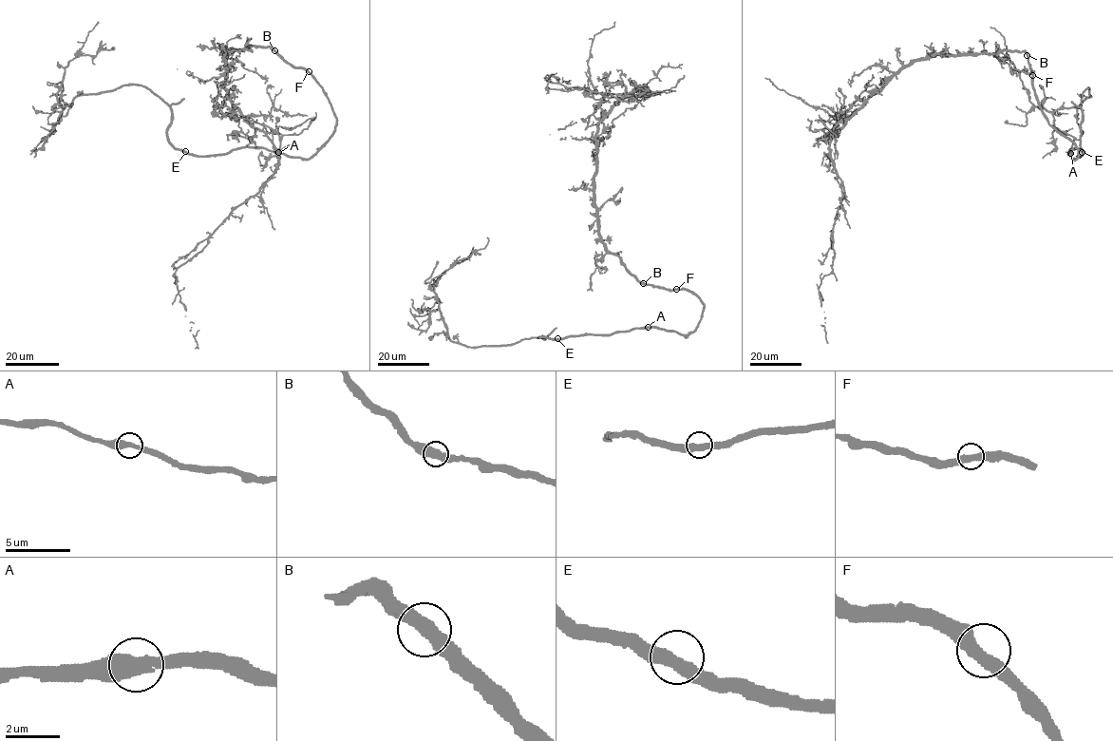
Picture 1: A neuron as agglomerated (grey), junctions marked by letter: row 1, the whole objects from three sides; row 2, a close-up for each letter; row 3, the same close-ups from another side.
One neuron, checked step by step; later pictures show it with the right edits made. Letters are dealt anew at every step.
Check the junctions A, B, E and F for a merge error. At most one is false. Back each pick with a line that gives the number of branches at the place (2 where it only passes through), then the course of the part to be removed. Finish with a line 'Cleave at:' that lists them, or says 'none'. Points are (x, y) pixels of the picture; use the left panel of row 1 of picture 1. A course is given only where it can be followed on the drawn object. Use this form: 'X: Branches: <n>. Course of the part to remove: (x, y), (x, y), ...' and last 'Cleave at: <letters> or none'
Cleave at: none

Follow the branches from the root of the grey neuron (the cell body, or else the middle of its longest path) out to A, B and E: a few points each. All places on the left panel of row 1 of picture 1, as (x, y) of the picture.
A: (307, 72), (329, 101), (336, 120), (334, 130), (309, 159), (278, 152)
B: (307, 72), (292, 66), (274, 50)
E: (307, 72), (323, 88), (336, 120), (330, 138), (309, 159), (258, 147), (201, 156), (185, 151)

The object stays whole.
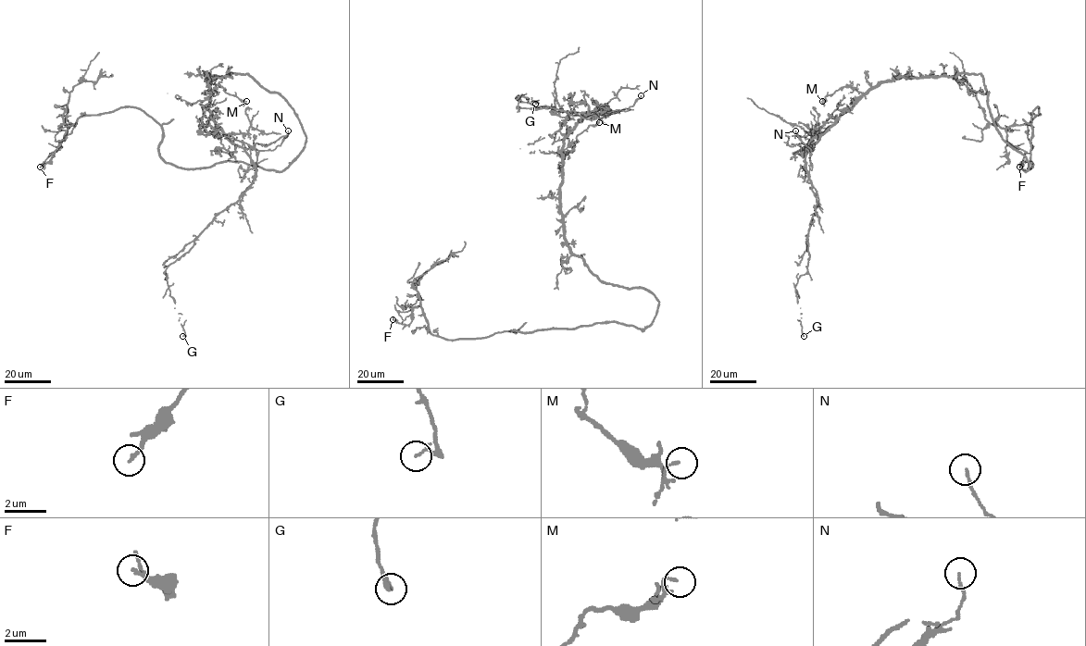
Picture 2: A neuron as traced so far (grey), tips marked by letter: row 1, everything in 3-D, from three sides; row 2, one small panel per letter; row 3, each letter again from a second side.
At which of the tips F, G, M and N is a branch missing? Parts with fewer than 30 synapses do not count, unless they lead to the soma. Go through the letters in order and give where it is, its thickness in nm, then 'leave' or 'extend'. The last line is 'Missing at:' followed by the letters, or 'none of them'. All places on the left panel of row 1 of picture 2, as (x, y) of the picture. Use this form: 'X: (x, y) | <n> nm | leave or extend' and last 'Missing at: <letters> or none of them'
F: (40, 167) | 150 nm | leave
G: (182, 336) | 110 nm | leave
M: (246, 101) | 110 nm | leave
N: (288, 130) | 110 nm | leave
Missing at: none of them

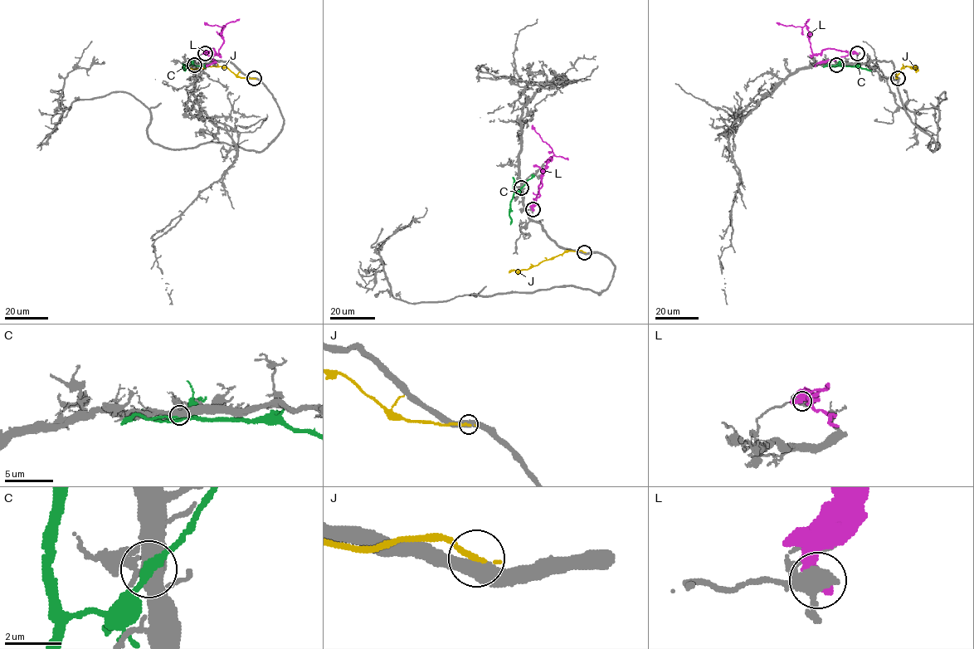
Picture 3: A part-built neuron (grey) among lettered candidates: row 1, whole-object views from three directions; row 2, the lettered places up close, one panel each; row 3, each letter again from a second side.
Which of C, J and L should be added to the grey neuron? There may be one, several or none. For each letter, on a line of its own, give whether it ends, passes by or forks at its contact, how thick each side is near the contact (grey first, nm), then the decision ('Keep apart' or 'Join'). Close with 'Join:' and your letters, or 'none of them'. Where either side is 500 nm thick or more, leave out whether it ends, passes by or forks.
C: It passes by. Thickness 480 nm (grey) against 280 nm. Join
J: Thickness 500 nm (grey) against 220 nm. Keep apart
L: Thickness 360 nm (grey) against 550 nm. Keep apart
Join: C

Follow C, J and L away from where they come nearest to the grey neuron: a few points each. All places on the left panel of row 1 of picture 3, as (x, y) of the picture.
C: (194, 65), (184, 66), (184, 70)
J: (254, 78), (237, 77), (222, 66), (182, 69)
L: (205, 53), (213, 49), (218, 54), (223, 41), (221, 30), (225, 26), (211, 26), (205, 22)

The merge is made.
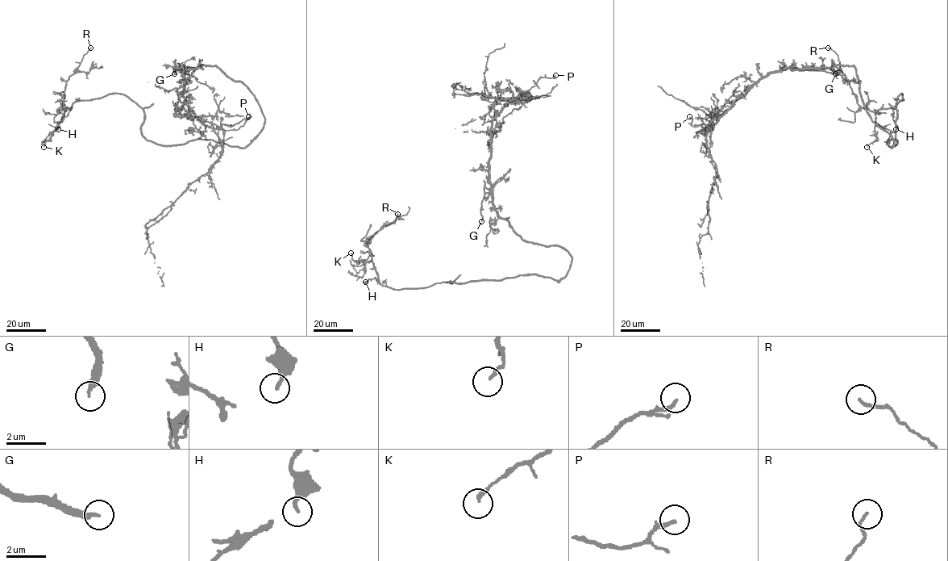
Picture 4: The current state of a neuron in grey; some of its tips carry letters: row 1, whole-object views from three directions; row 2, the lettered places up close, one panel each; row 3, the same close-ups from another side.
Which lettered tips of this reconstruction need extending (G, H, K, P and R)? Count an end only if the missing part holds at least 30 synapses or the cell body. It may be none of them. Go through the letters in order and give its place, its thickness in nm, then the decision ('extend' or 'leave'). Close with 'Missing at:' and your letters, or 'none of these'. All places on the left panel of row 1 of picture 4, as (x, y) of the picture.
G: at (174, 73); 220 nm thick; extend
H: at (58, 129); 240 nm thick; leave
K: at (43, 147); 180 nm thick; leave
P: at (248, 116); 180 nm thick; leave
R: at (90, 48); 120 nm thick; leave
Missing at: G

